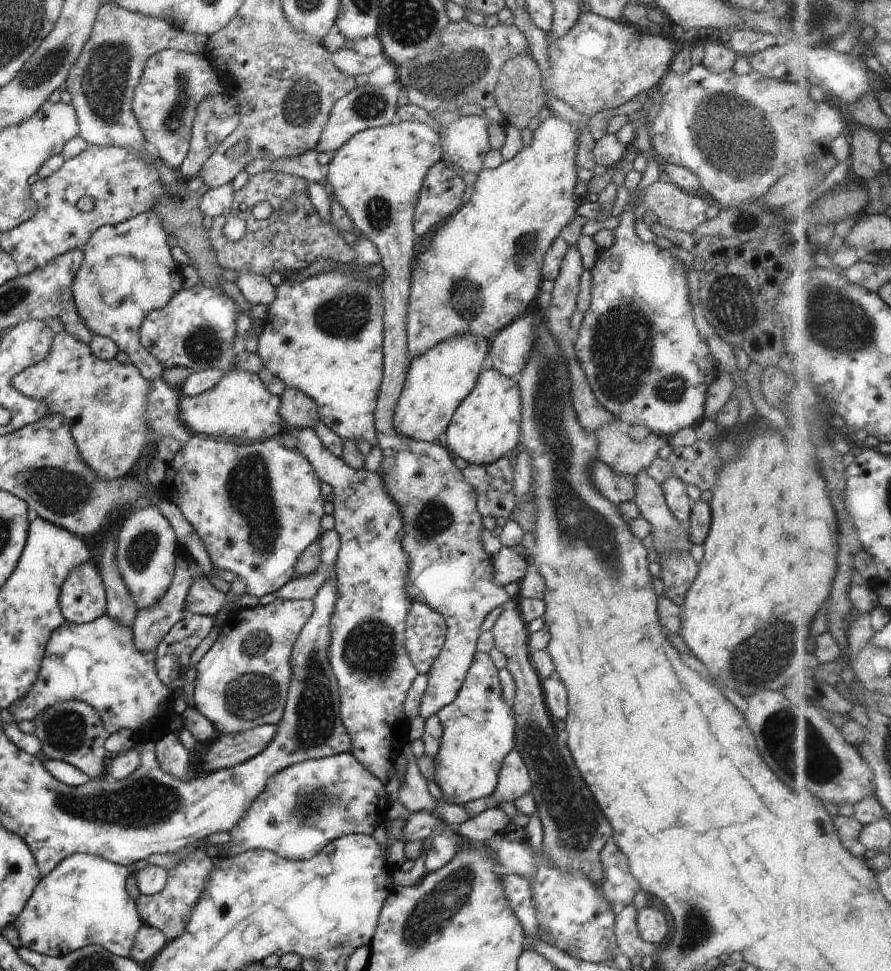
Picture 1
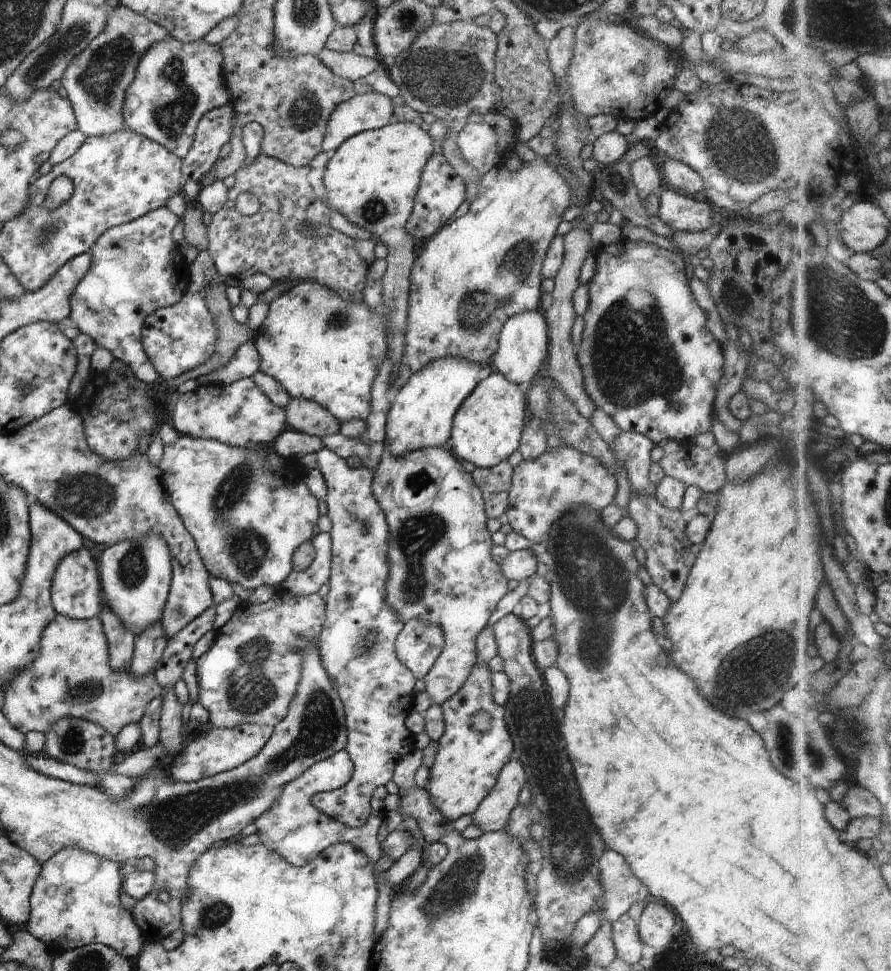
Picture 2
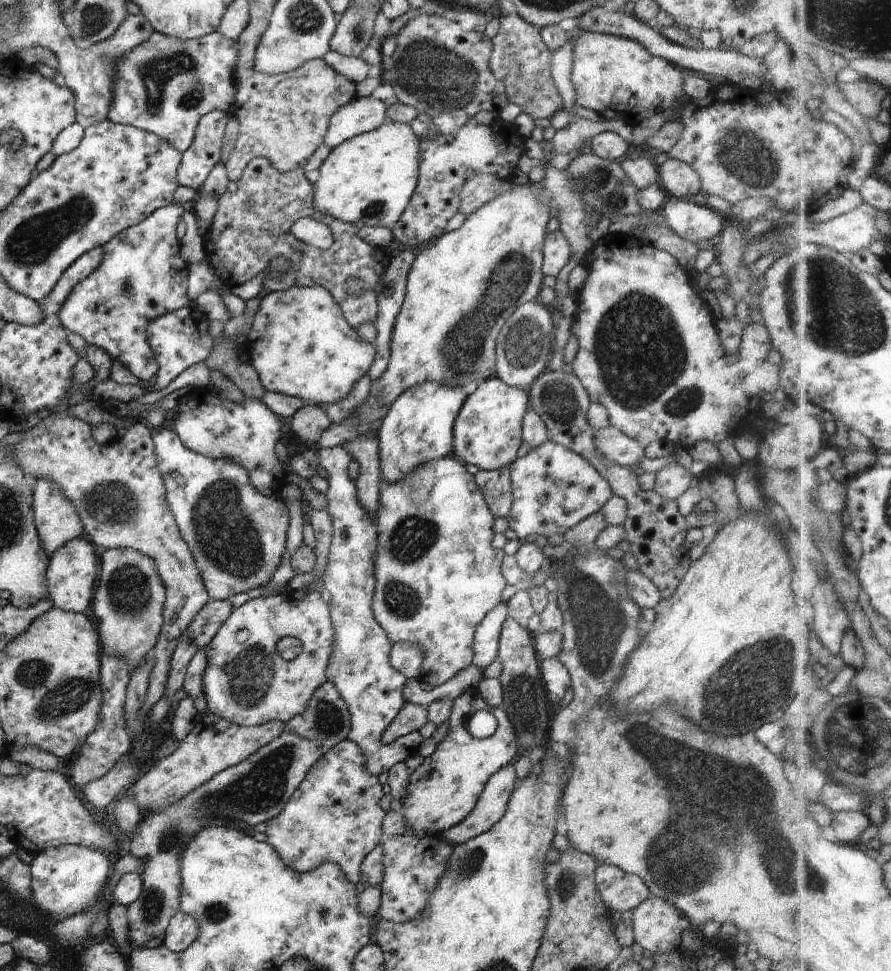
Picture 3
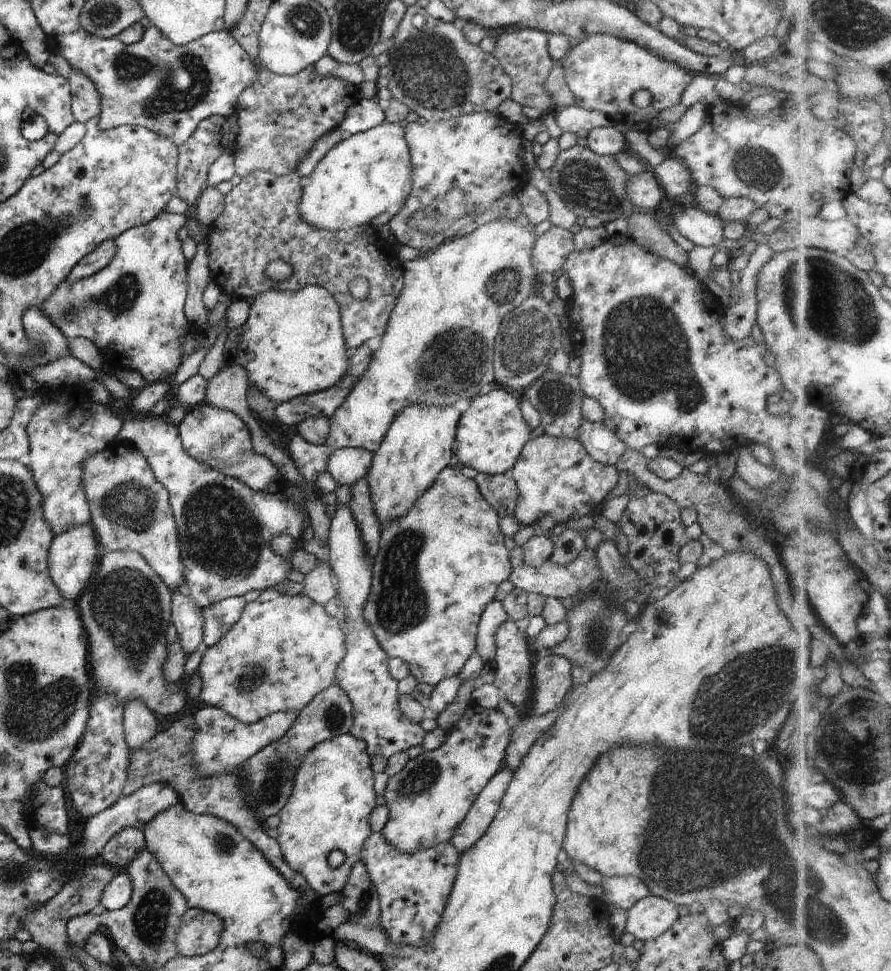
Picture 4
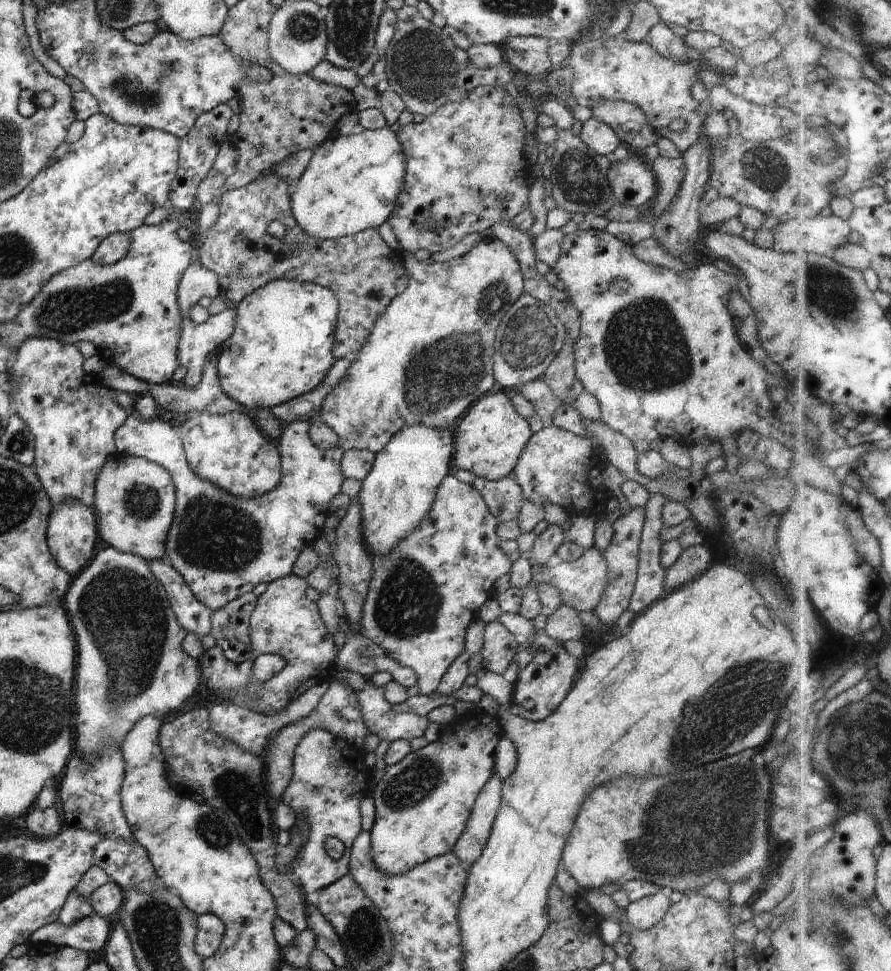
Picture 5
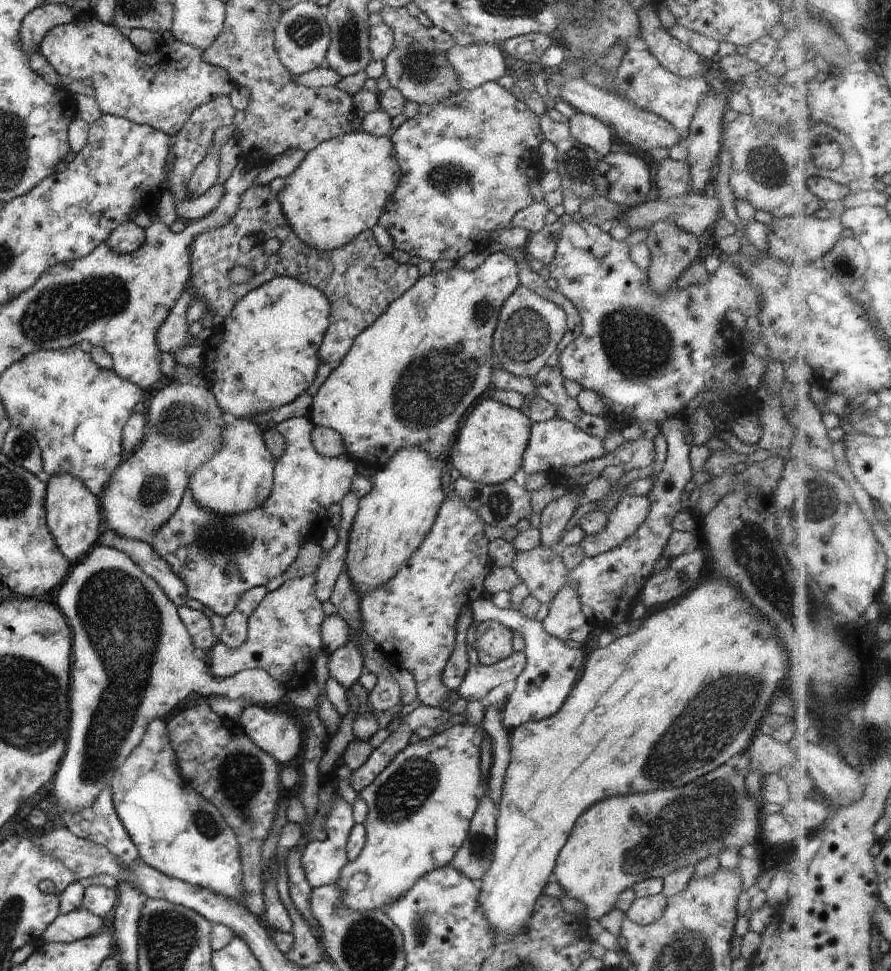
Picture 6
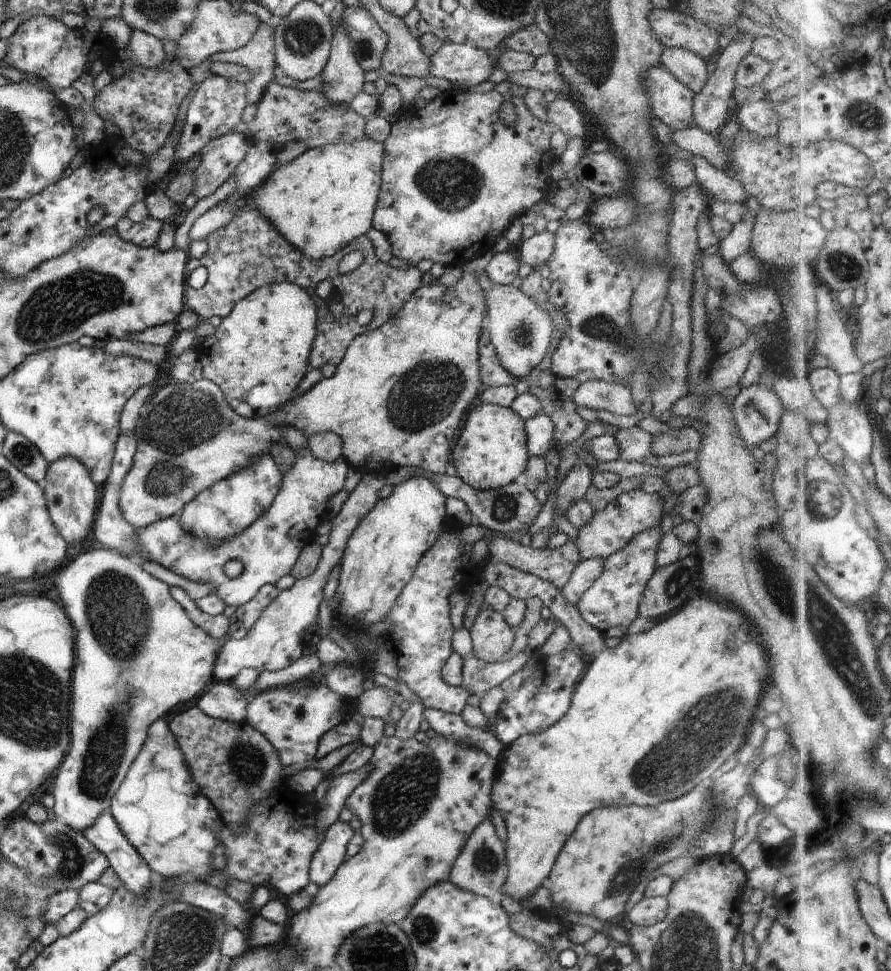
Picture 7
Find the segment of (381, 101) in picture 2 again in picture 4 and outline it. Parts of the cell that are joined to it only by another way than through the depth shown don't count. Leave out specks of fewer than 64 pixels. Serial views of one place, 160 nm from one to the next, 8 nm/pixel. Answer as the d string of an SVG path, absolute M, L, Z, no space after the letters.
M362 98L350 106L338 127L344 129L349 136L374 128L384 121L385 114L379 102Z

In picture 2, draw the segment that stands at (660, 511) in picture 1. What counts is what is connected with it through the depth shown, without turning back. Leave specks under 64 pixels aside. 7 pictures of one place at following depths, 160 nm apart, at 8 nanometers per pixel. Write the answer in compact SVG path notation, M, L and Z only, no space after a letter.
M621 433L611 442L611 450L627 470L632 491L640 491L655 498L655 488L649 481L651 450L654 443L643 434Z

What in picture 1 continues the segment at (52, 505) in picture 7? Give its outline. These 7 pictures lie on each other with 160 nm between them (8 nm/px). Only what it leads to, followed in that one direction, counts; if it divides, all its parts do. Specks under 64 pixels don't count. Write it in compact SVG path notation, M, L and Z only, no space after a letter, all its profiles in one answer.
M89 560L66 575L60 587L59 605L65 620L77 625L105 614L107 600L103 580Z

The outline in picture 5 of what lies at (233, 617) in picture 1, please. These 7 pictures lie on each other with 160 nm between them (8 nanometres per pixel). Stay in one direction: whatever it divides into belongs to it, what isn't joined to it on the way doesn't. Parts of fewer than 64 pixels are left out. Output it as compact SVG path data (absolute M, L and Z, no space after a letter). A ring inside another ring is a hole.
M294 574L286 577L286 578L280 578L272 583L269 584L268 589L258 597L258 601L256 604L256 607L254 610L252 610L252 615L249 621L249 638L251 642L251 658L246 660L242 663L234 663L230 660L226 659L226 656L224 656L222 650L215 645L213 648L210 648L209 650L206 650L200 658L198 658L199 662L199 668L200 668L200 676L201 680L204 680L206 682L206 685L208 686L208 689L211 691L216 692L216 694L225 694L226 695L226 701L231 702L232 704L236 704L236 706L240 706L240 708L246 708L246 710L252 710L252 712L258 713L258 714L268 714L269 712L278 712L292 700L296 700L296 698L299 698L302 694L305 694L310 688L313 688L314 686L317 686L318 684L321 684L324 681L328 681L333 675L334 672L337 670L337 656L338 656L338 649L335 647L335 640L334 636L328 632L328 628L326 628L326 624L322 622L322 616L319 614L318 606L315 602L313 602L311 599L307 598L307 595L305 594L305 591L309 589L310 587L307 584L307 581L304 578L295 576ZM265 653L275 653L277 656L280 656L281 659L285 661L285 666L280 670L280 673L278 675L275 675L273 678L270 678L270 680L266 680L266 682L254 682L254 680L250 680L252 678L252 668L255 665L255 659L258 656L261 656Z

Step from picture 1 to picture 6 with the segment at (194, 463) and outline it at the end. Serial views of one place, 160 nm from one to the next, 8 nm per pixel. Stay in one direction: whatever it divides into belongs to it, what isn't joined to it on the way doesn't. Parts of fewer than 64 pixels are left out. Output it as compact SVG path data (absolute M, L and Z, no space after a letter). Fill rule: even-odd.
M296 417L276 423L275 429L286 441L284 454L275 461L273 470L273 491L268 500L258 508L236 516L218 515L202 510L193 501L191 490L183 492L178 510L154 531L151 547L163 558L174 574L186 585L189 598L198 600L202 605L212 608L215 614L229 615L247 590L267 584L277 576L283 575L286 569L296 560L304 543L319 539L328 526L328 508L338 504L347 492L350 492L352 480L356 478L356 462L347 454L337 457L322 456L311 441L311 432L315 424L309 417ZM228 564L238 564L239 574L229 578L225 574Z

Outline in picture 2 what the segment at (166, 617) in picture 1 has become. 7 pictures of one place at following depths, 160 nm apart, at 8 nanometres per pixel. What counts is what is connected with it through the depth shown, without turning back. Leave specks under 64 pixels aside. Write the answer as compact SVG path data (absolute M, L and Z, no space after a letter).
M160 621L136 635L134 656L129 668L132 676L137 679L154 673L166 645L167 638Z

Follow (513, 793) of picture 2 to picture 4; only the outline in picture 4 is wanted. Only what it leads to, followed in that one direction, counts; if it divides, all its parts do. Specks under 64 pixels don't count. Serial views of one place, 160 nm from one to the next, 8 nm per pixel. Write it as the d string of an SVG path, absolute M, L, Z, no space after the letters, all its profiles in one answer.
M503 766L480 791L468 814L457 826L449 842L460 854L470 850L470 847L478 842L483 834L486 834L500 808L502 797L510 784L513 772Z

